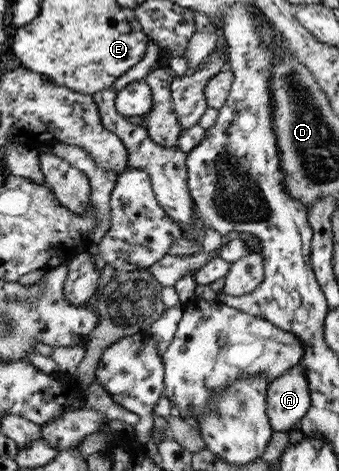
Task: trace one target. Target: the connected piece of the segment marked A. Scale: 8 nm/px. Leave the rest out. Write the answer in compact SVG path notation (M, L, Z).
M296 365L270 382L266 397L270 424L275 431L285 433L295 429L295 423L301 423L309 414L313 402L306 370Z

